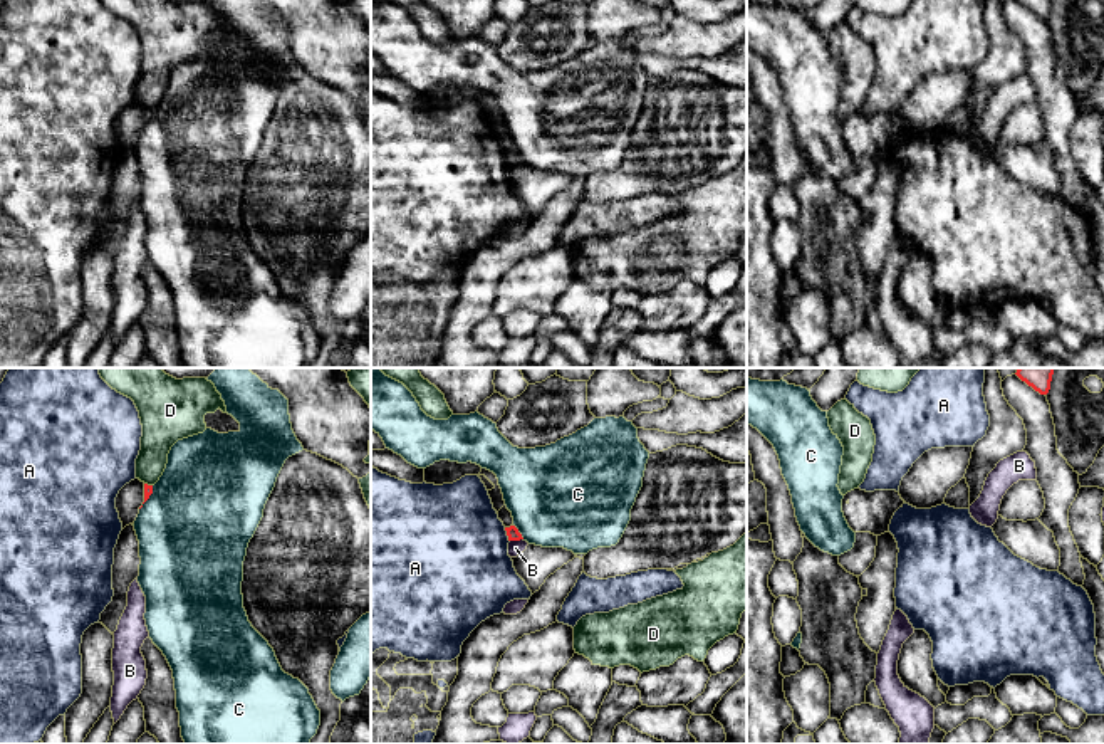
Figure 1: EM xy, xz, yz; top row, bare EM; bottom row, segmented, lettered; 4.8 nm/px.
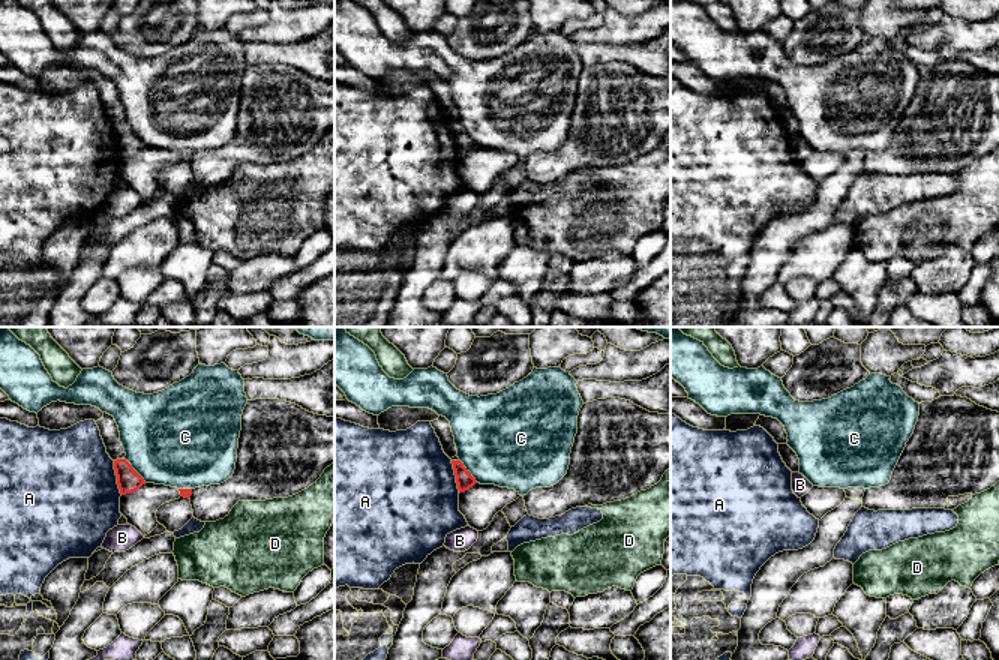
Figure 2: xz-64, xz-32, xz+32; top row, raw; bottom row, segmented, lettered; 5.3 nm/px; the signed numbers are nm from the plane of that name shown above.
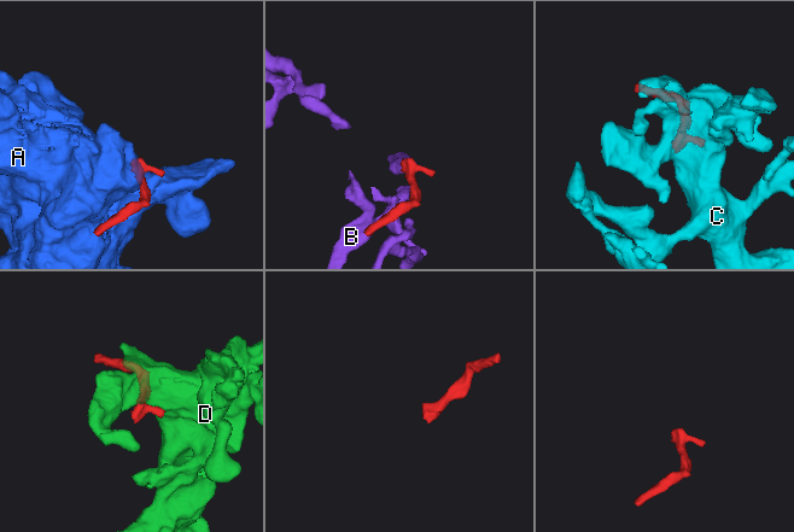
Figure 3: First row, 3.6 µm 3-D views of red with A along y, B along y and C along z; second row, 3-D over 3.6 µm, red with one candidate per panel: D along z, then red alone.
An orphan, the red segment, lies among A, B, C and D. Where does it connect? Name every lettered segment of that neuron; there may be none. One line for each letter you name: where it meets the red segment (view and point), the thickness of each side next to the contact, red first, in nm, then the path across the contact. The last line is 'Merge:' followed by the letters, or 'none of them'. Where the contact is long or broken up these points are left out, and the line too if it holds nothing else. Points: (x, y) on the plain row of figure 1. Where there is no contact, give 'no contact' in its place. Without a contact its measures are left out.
Merge: none of them

